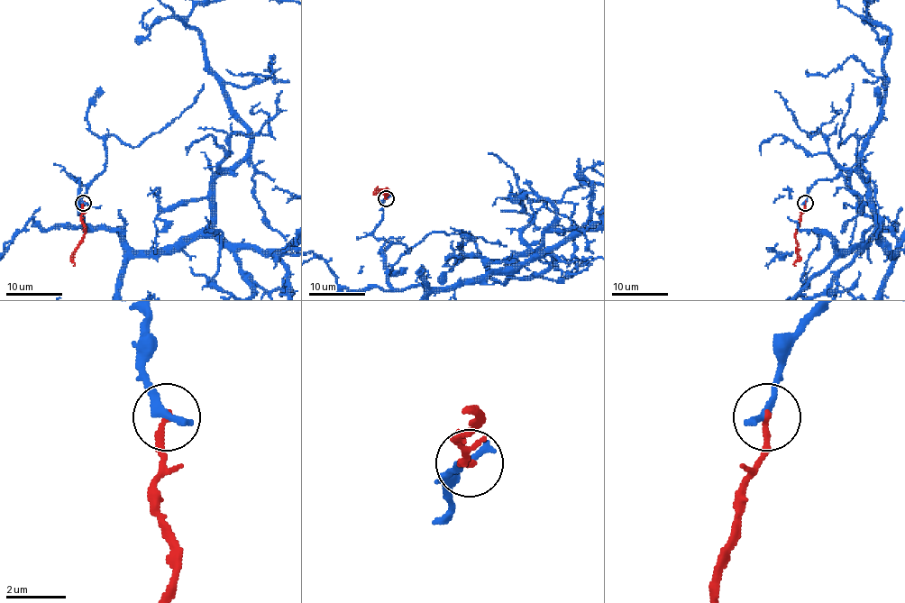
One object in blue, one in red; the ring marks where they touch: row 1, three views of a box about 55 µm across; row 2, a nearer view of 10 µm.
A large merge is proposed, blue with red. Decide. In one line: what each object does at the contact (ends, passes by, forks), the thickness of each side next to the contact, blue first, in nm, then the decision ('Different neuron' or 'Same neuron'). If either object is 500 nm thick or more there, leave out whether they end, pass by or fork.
At the ring blue ends. At the ring red ends. Thickness 320 nm (blue) against 240 nm. Different neuron

